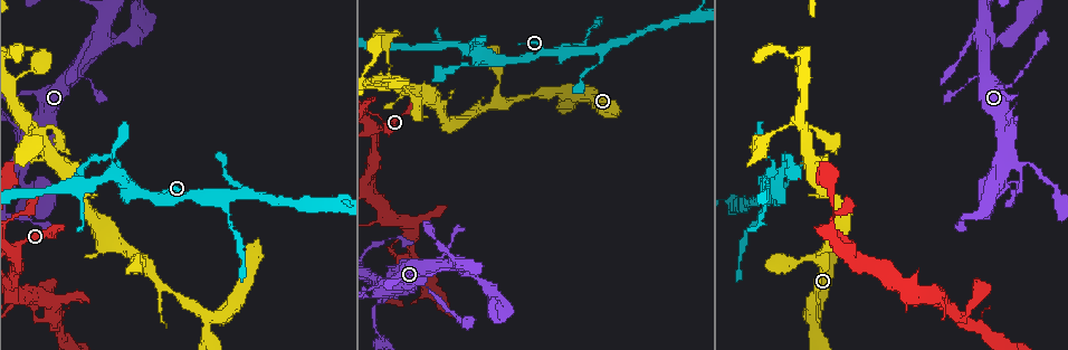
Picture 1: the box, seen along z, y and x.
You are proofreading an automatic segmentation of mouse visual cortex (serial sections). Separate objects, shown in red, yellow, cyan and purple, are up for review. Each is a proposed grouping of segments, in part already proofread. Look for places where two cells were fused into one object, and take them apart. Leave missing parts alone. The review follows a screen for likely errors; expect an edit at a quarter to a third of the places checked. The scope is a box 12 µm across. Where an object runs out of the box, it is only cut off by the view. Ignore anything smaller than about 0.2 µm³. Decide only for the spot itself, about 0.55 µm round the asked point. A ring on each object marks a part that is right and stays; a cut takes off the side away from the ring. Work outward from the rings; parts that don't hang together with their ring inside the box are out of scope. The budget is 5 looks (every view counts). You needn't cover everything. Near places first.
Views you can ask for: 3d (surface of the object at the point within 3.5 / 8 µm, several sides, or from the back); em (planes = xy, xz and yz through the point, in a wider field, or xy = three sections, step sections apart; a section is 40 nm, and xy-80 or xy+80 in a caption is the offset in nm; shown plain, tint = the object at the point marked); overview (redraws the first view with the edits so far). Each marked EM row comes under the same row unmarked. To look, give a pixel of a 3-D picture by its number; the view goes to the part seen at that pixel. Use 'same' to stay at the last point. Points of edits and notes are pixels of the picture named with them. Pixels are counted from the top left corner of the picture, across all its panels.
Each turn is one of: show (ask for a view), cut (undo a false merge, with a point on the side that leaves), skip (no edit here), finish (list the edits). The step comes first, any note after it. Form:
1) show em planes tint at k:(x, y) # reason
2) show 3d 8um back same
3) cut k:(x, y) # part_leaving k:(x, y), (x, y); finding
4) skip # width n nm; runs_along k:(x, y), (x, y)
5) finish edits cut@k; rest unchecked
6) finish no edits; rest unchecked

show 3d 3.5um at 1:(770, 195) # sharp bend

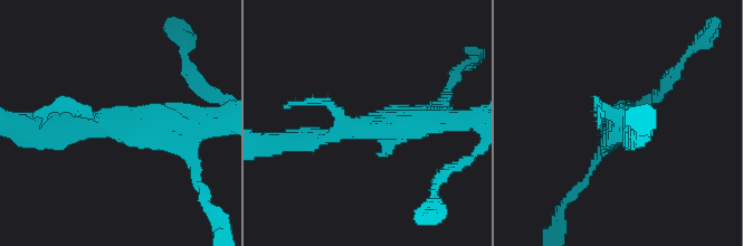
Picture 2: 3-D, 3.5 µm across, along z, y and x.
show em xy step 5 tint at 2:(136, 127) # arm_widths 150, 350 nm

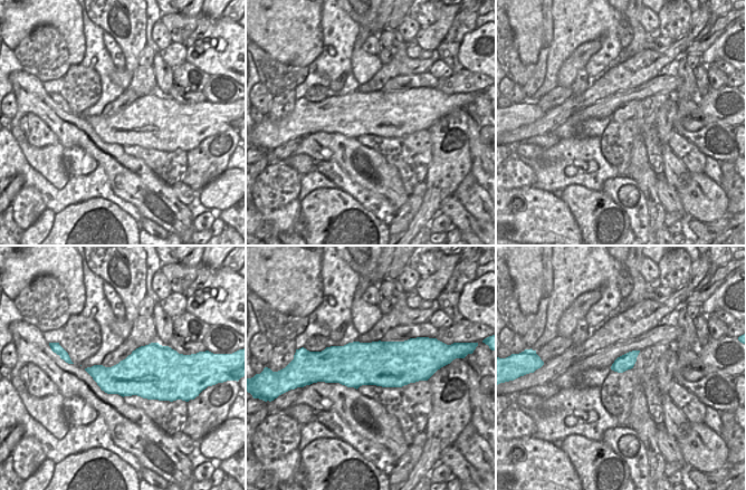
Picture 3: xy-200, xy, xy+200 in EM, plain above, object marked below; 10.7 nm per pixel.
skip # width 500 nm; runs_along 2:(78, 104), (108, 125), (211, 125); continuous, no second cell

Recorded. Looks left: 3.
show 3d 3.5um at 1:(18, 260)

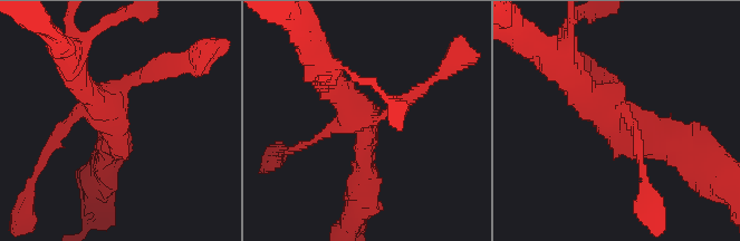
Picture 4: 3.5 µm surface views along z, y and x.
skip # continuous, no second cell

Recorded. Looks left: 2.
finish no edits; rest unchecked

